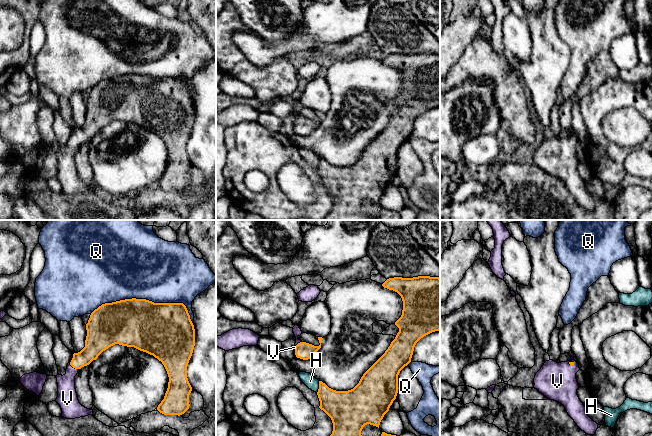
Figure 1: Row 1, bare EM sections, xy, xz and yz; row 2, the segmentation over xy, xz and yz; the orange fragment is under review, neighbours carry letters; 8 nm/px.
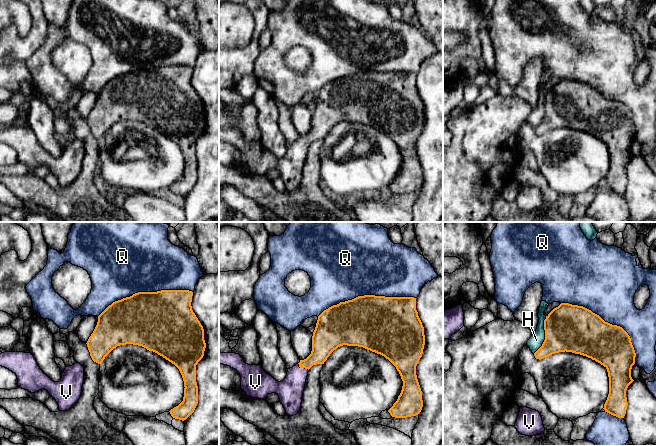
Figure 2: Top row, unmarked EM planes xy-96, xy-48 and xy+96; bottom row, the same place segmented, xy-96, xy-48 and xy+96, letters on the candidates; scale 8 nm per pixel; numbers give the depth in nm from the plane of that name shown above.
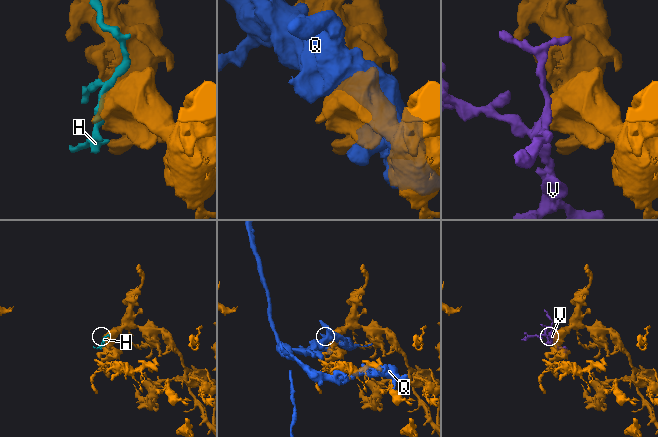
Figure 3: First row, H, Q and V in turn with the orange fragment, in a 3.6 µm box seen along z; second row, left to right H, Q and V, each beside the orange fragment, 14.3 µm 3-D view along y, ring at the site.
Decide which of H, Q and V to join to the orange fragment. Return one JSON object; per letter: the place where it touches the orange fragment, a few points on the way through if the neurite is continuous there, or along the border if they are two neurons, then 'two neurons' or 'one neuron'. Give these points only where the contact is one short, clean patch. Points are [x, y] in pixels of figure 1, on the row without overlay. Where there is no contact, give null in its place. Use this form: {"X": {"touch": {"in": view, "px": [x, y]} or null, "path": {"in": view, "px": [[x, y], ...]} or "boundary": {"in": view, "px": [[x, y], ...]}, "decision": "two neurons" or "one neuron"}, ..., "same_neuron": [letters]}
{"H": {"touch": {"in": "xz", "px": [319, 163]}, "decision": "two neurons"}, "Q": {"touch": {"in": "xy", "px": [148, 76]}, "decision": "two neurons"}, "V": {"touch": {"in": "xy", "px": [71, 141]}, "path": {"in": "xy", "px": [[94, 120], [71, 141], [67, 171]]}, "decision": "one neuron"}, "same_neuron": ["V"]}

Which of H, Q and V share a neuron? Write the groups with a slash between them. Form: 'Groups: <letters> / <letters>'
Groups: H / Q / V

